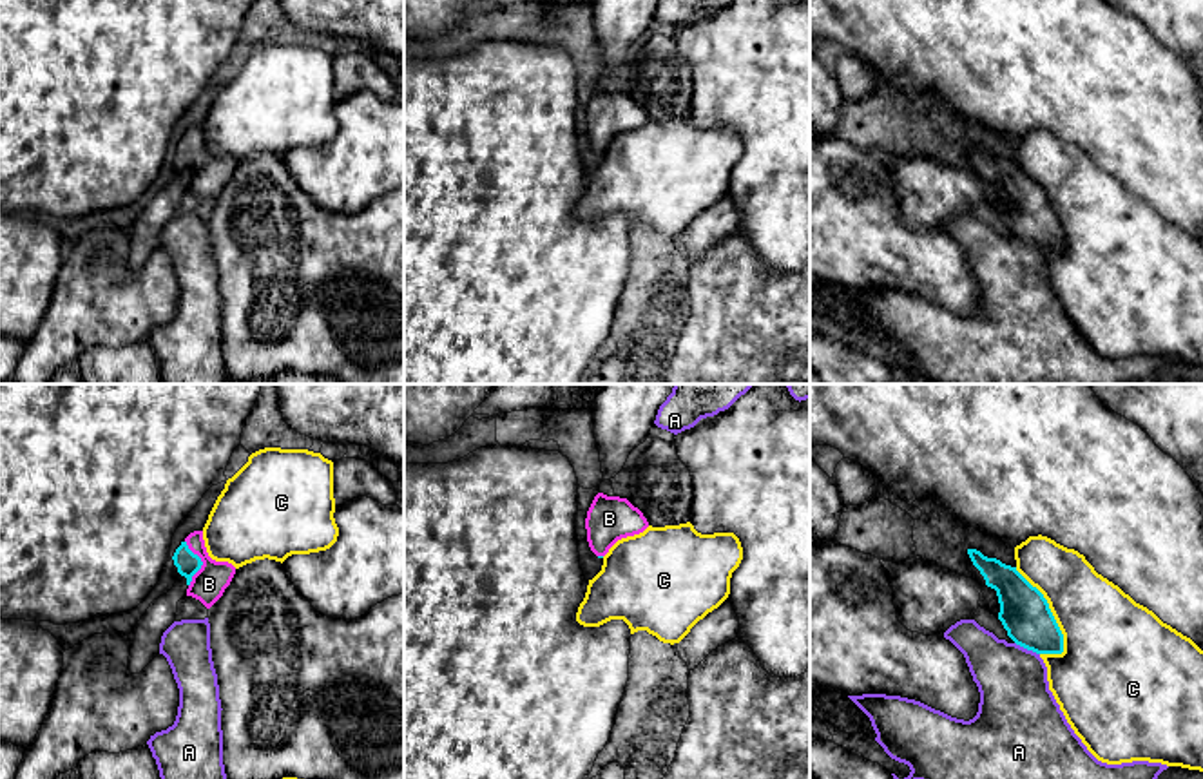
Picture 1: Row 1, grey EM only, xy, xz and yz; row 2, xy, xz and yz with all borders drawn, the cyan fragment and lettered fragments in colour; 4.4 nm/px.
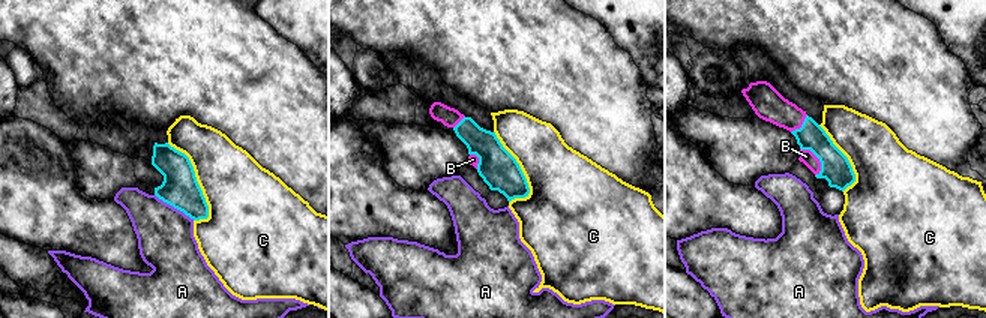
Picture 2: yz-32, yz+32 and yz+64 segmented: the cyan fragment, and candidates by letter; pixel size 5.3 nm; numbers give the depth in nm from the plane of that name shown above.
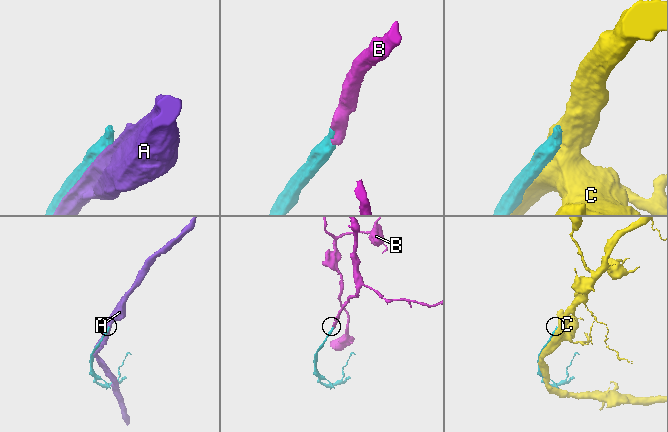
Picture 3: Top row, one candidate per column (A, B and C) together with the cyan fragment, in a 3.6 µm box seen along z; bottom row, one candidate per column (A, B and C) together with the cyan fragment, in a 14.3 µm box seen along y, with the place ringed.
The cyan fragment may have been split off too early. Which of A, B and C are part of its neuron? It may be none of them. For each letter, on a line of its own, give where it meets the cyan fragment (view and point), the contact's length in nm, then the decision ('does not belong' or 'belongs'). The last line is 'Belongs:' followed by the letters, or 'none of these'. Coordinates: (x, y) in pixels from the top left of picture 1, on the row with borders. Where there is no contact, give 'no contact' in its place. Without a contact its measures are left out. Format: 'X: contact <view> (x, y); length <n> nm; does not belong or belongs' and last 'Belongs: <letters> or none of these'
A: contact yz (1028, 649); length 130 nm; does not belong
B: contact xy (202, 564); length 200 nm; belongs
C: contact yz (1049, 611); length 440 nm; does not belong
Belongs: B

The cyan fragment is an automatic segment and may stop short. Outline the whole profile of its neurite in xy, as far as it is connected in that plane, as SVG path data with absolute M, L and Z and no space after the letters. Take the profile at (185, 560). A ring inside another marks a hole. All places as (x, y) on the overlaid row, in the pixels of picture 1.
M203 531L190 533L176 549L174 565L187 578L187 596L199 600L210 609L230 585L236 567L228 562L216 562L208 556Z

